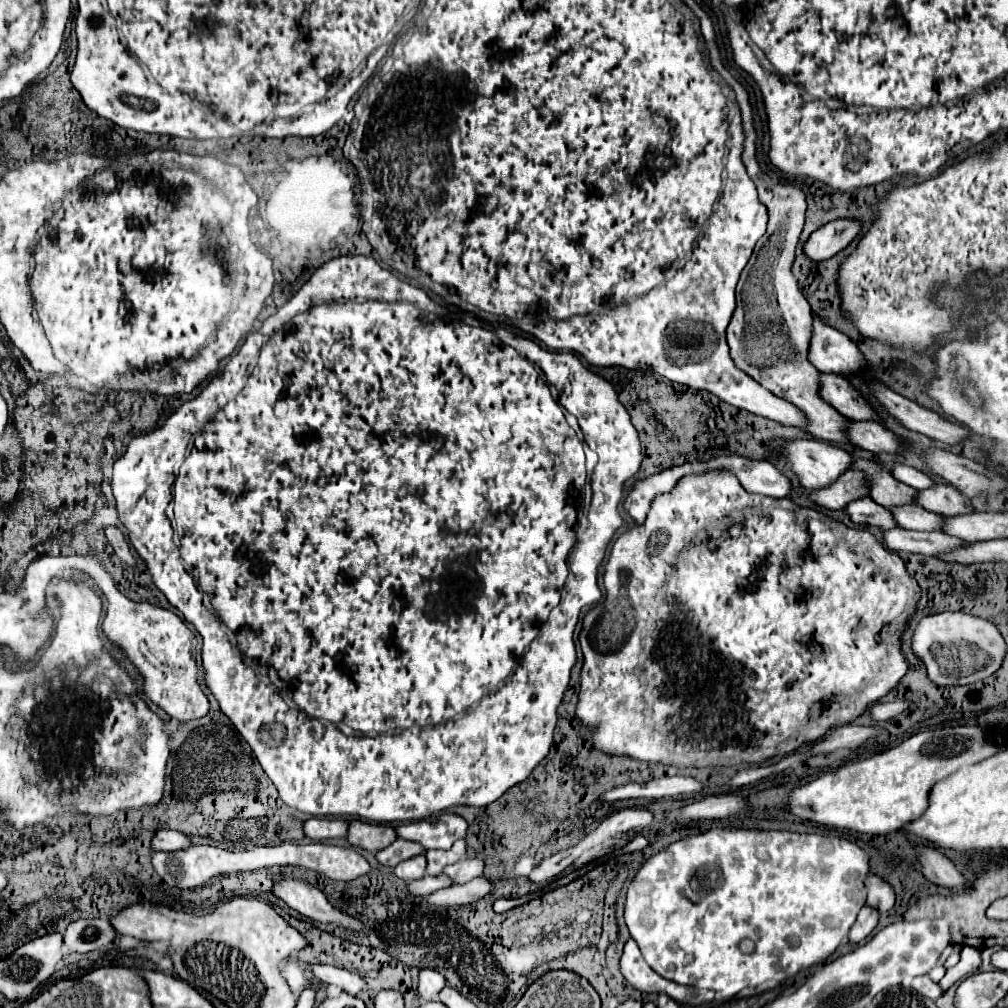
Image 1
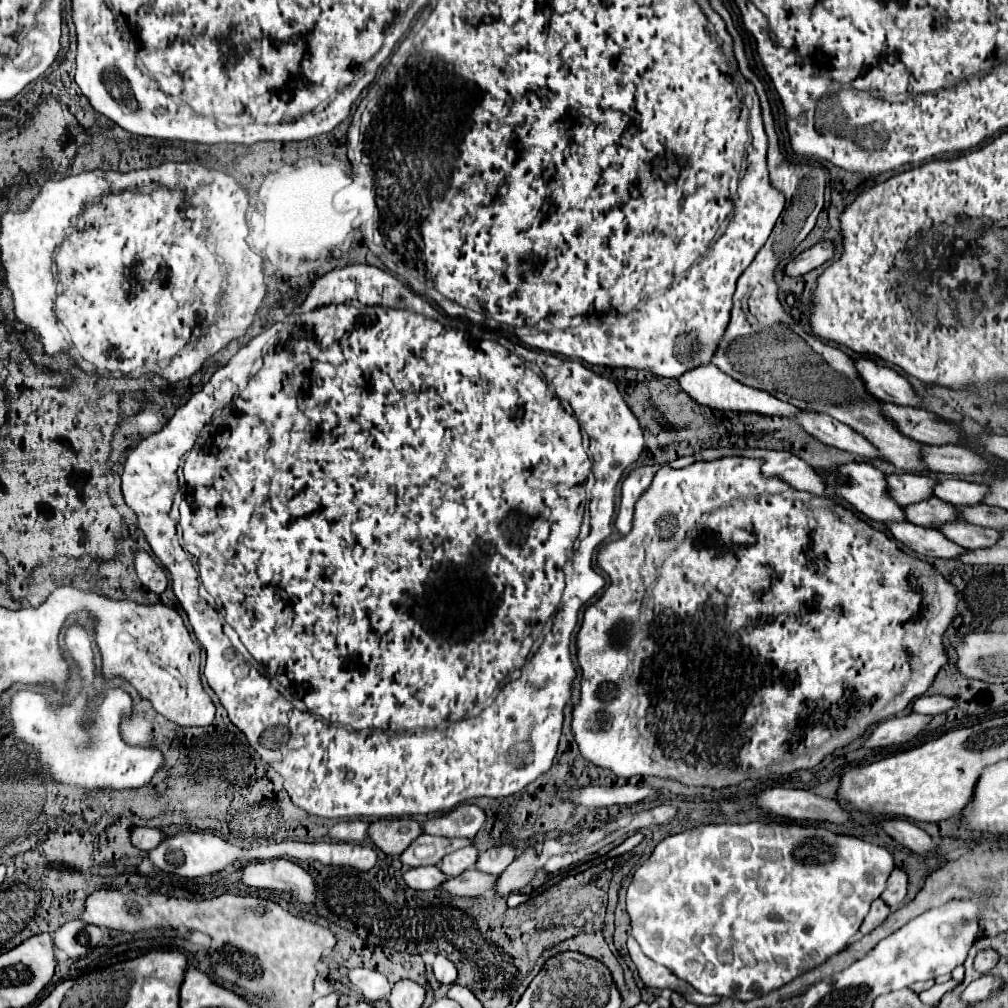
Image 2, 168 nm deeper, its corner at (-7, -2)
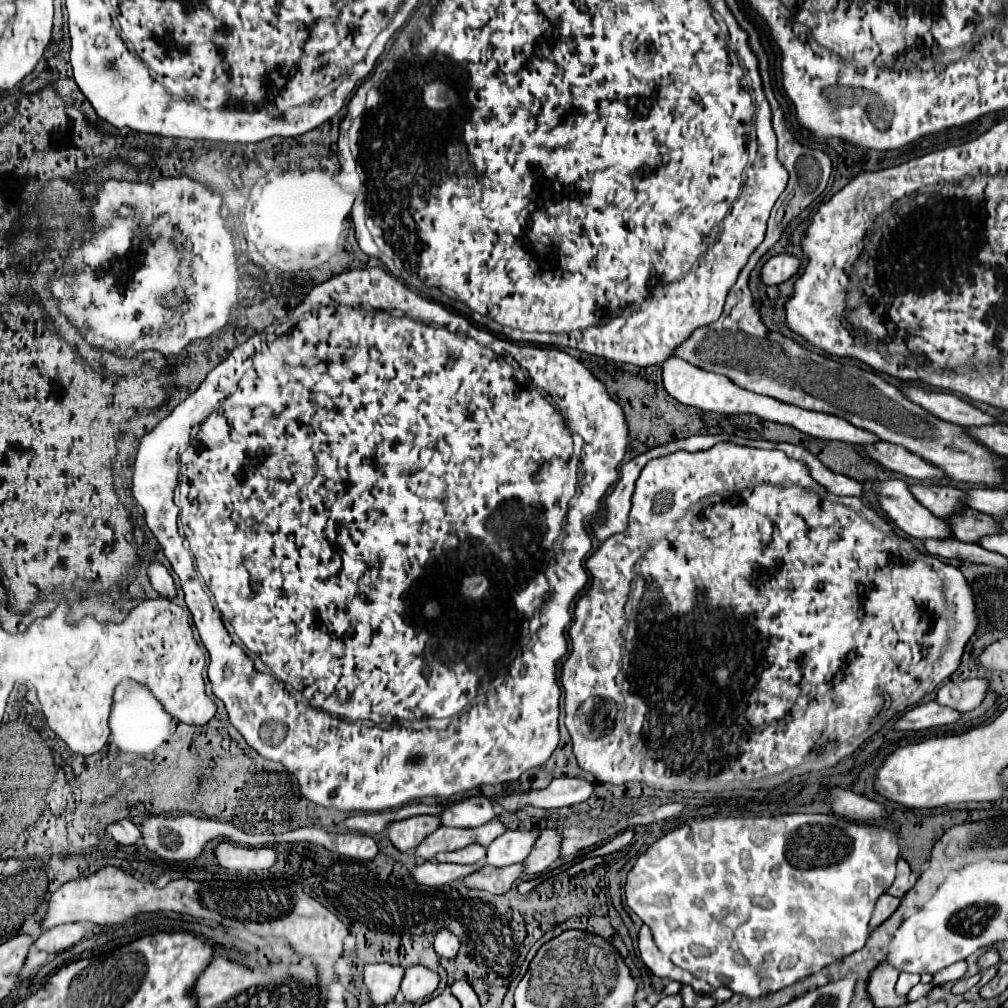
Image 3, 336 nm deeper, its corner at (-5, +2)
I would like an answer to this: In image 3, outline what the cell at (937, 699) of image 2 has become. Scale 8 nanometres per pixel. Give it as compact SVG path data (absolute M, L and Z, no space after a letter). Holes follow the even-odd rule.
M984 679L948 681L938 689L936 701L956 711L970 711L982 703L986 689L988 689L988 681Z

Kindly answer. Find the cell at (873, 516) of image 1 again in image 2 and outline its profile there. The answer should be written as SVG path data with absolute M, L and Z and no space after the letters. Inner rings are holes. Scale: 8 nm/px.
M908 521L904 523L890 523L888 529L892 535L902 541L912 551L926 555L926 557L940 557L940 559L960 559L960 555L966 553L964 547L952 543L948 537L944 537L938 529L926 529L916 527Z

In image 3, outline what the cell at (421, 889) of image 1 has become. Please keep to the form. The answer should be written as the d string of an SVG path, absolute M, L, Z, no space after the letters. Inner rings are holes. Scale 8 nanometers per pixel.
M482 865L478 871L466 875L462 883L468 889L482 889L494 895L506 893L518 879L522 877L522 865L508 865L508 867L490 867Z

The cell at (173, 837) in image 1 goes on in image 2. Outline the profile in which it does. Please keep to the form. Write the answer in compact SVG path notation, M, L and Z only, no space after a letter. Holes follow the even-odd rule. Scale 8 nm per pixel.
M134 827L130 841L134 847L142 849L142 851L150 851L152 847L156 847L160 843L160 839L164 839L166 835L160 829L150 829L150 827Z

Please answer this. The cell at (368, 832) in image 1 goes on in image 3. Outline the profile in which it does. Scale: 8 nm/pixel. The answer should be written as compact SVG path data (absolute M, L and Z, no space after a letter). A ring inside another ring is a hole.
M416 815L388 825L388 839L398 851L412 851L426 835L436 831L440 819L436 815Z

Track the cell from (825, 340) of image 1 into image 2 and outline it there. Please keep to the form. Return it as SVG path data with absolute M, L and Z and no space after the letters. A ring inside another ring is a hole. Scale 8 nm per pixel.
M856 359L856 369L868 385L868 391L886 403L906 405L906 407L922 407L922 399L914 391L914 387L888 367L876 365L872 359Z

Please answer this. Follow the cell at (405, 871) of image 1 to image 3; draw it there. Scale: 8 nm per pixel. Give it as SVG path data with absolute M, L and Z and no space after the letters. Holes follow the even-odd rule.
M426 861L422 865L416 865L412 869L414 881L422 883L426 887L440 887L450 881L462 879L476 871L478 865L454 865L454 863L438 863L438 861Z

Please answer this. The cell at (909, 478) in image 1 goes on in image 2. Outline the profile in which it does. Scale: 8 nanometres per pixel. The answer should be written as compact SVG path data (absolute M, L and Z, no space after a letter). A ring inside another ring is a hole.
M946 479L934 487L934 495L942 501L952 503L954 507L974 507L984 501L984 497L988 495L988 487L962 479Z

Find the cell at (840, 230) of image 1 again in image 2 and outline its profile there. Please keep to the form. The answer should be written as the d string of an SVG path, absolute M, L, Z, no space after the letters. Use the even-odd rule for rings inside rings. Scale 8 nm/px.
M822 241L810 249L806 249L804 253L800 253L798 257L794 257L786 267L784 267L784 273L788 277L802 277L806 273L810 273L812 269L820 267L824 261L828 261L834 253L834 247L832 243L828 241Z

